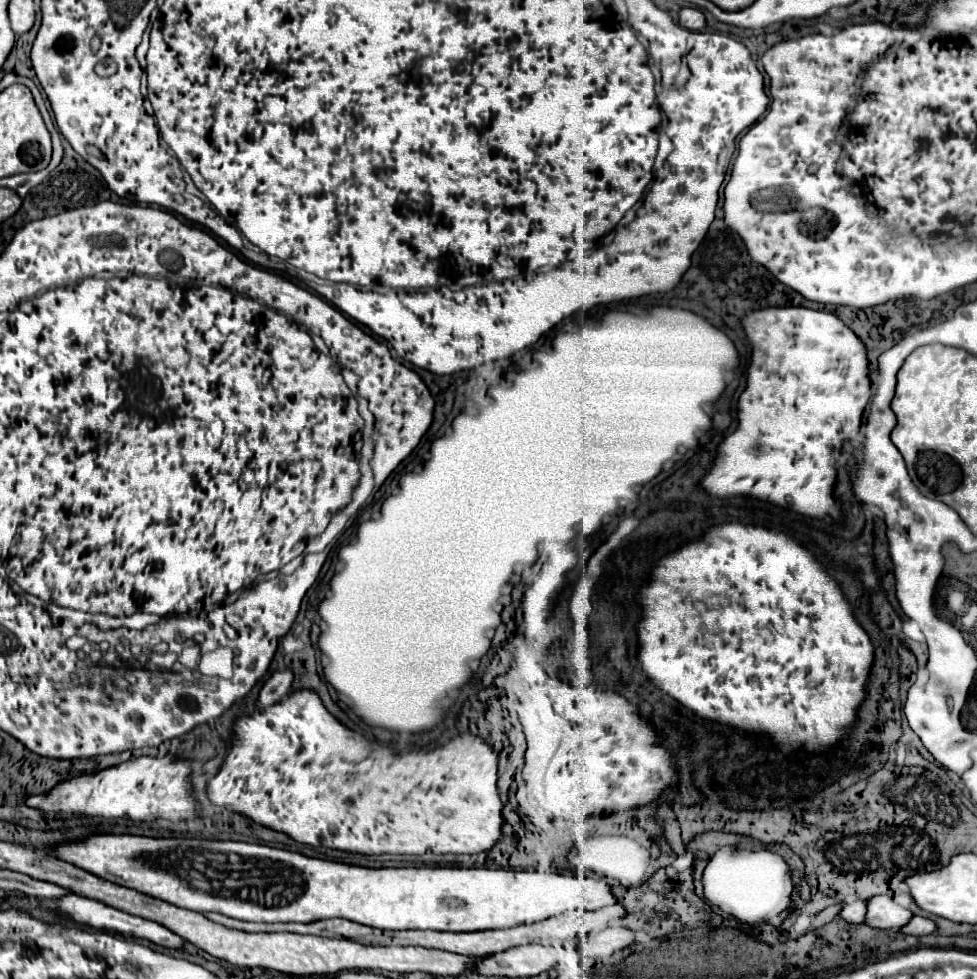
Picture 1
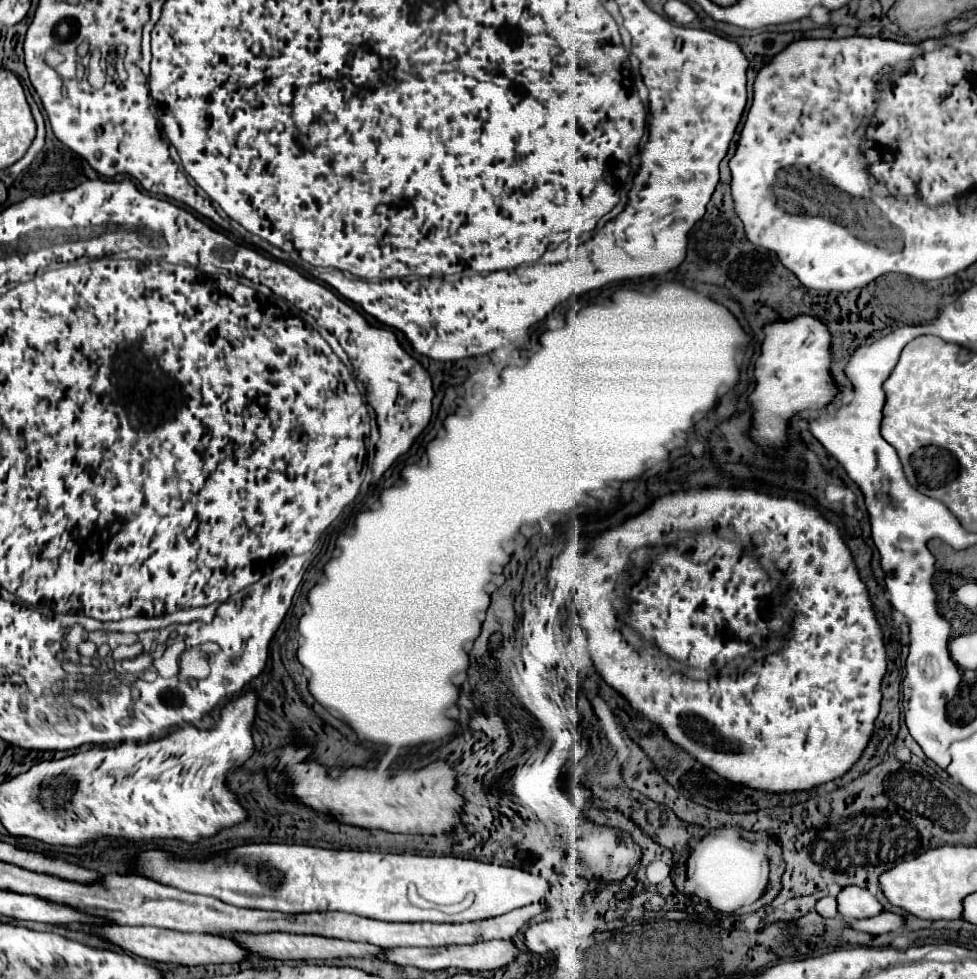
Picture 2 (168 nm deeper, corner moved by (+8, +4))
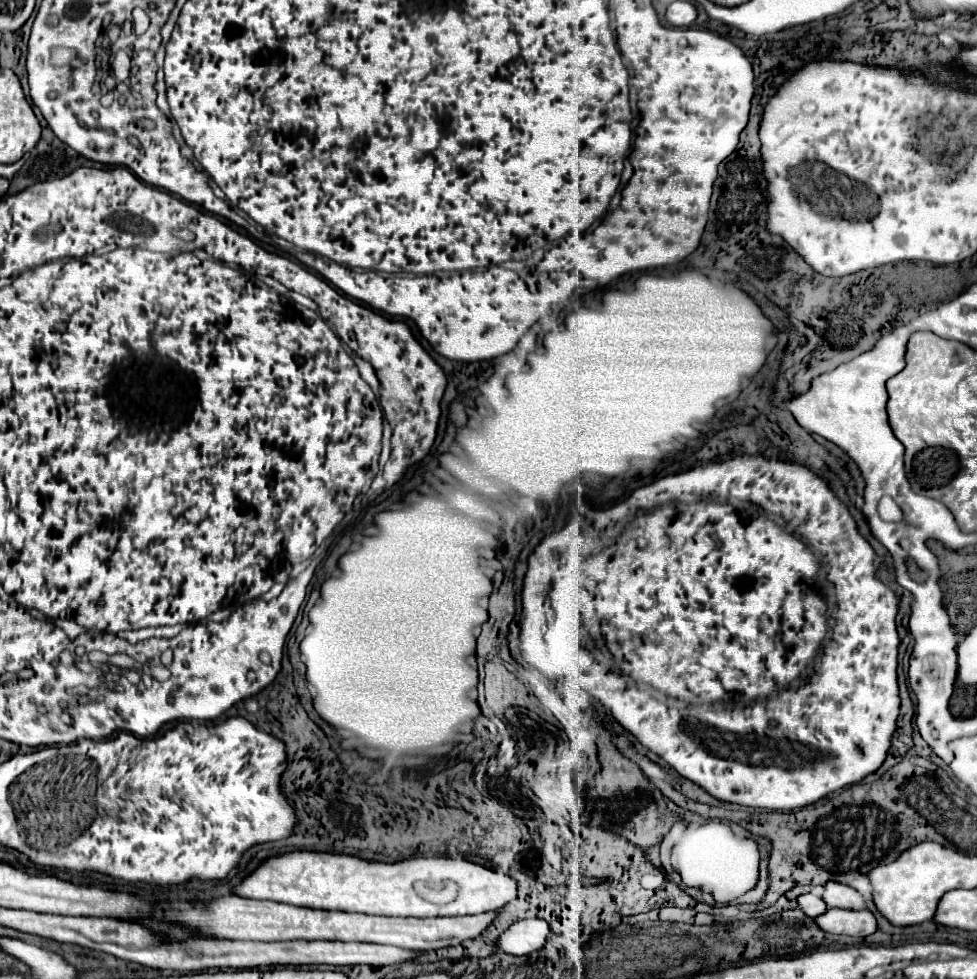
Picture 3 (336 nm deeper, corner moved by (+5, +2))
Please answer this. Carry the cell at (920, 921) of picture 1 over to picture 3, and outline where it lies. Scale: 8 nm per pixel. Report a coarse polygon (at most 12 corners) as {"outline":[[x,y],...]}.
{"outline":[[830,908],[816,918],[830,934],[866,938],[878,930],[870,910]]}

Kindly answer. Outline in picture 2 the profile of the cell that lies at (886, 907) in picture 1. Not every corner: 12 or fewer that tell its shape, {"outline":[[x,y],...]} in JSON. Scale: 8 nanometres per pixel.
{"outline":[[859,886],[837,894],[837,910],[847,920],[877,916],[883,908]]}

